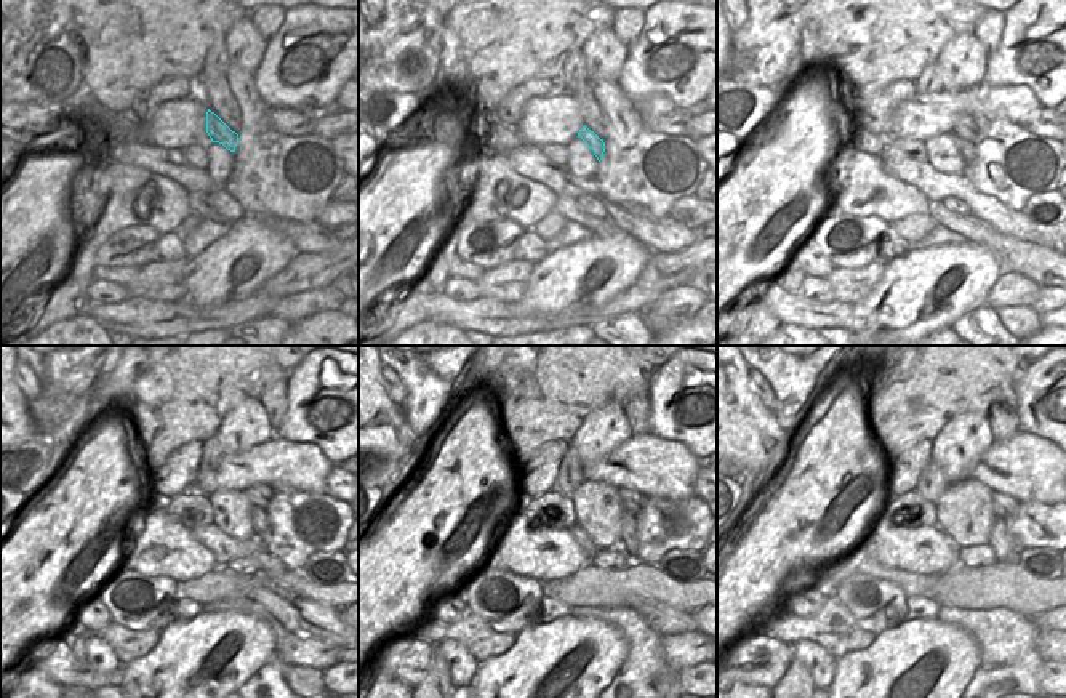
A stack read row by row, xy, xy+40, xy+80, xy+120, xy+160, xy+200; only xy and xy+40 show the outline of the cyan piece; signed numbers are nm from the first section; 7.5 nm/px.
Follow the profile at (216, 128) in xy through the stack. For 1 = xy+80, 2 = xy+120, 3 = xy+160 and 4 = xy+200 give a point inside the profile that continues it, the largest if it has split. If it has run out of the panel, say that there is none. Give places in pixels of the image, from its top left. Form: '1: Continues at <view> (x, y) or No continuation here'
1: Continues at xy+80 (969, 151)
2: Continues at xy+120 (258, 514)
3: Continues at xy+160 (629, 525)
4: Continues at xy+200 (1001, 541)

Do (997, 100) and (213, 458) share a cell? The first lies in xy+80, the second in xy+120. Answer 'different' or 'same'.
different

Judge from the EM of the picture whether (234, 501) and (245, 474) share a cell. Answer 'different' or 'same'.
different

